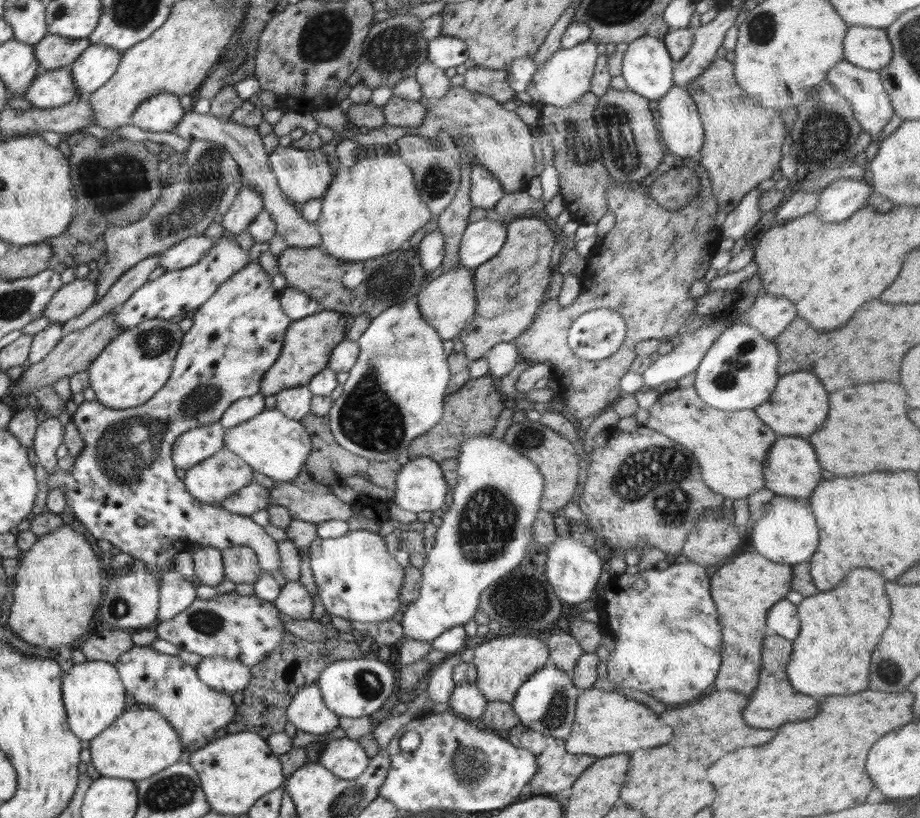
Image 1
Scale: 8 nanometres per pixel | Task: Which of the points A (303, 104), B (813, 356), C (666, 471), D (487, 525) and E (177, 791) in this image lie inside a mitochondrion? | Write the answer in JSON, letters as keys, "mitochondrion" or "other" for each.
{"A":"other","B":"other","C":"mitochondrion","D":"mitochondrion","E":"mitochondrion"}

